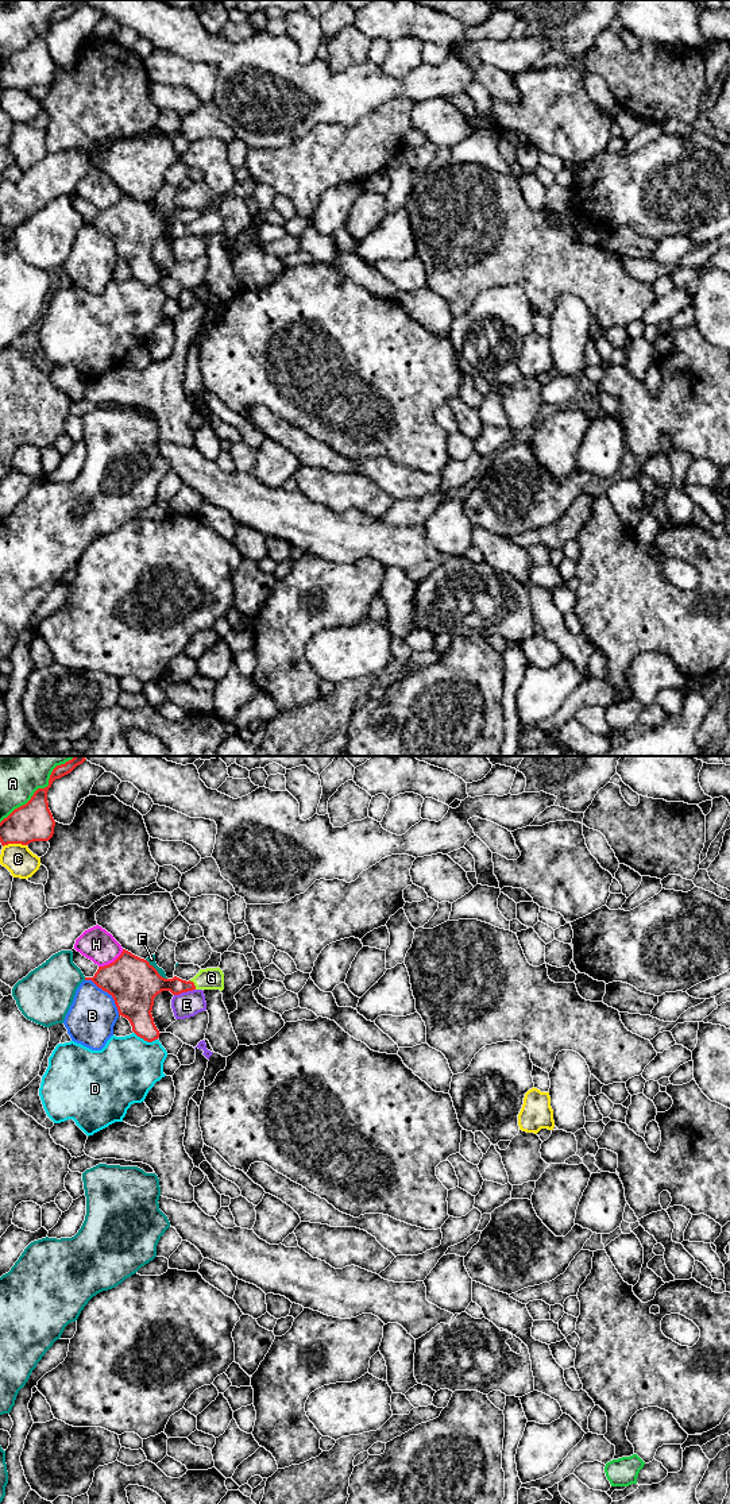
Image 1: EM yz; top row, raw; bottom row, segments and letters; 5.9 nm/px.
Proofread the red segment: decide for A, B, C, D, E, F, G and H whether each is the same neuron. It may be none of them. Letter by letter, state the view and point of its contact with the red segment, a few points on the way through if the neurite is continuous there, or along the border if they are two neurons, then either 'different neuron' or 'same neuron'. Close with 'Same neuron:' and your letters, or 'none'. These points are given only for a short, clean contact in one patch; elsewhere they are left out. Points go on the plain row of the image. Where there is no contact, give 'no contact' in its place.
A: contact yz (41, 33); different neuron
B: contact yz (107, 235); different neuron
C: contact yz (14, 87); border yz (26, 88), (6, 88), (3, 91); different neuron
D: contact yz (146, 284); different neuron
E: contact yz (184, 235); different neuron
F: contact yz (155, 213); different neuron
G: contact yz (193, 228); way yz (151, 227), (193, 228), (211, 222); same neuron
H: contact yz (111, 207); different neuron
Same neuron: G

